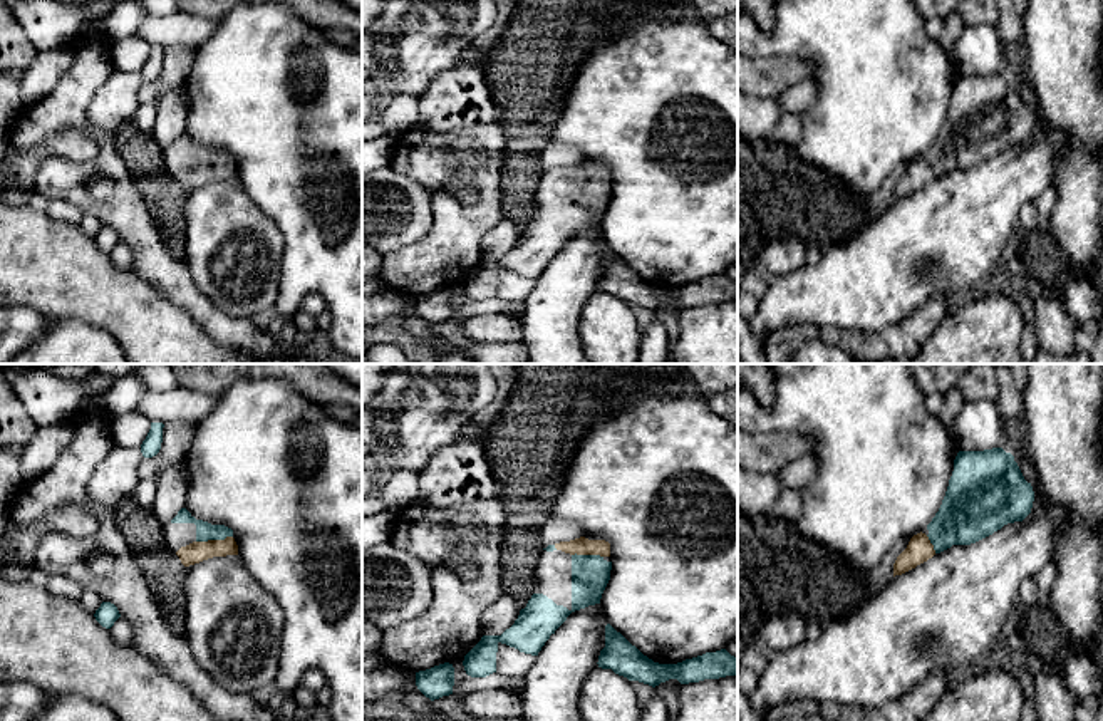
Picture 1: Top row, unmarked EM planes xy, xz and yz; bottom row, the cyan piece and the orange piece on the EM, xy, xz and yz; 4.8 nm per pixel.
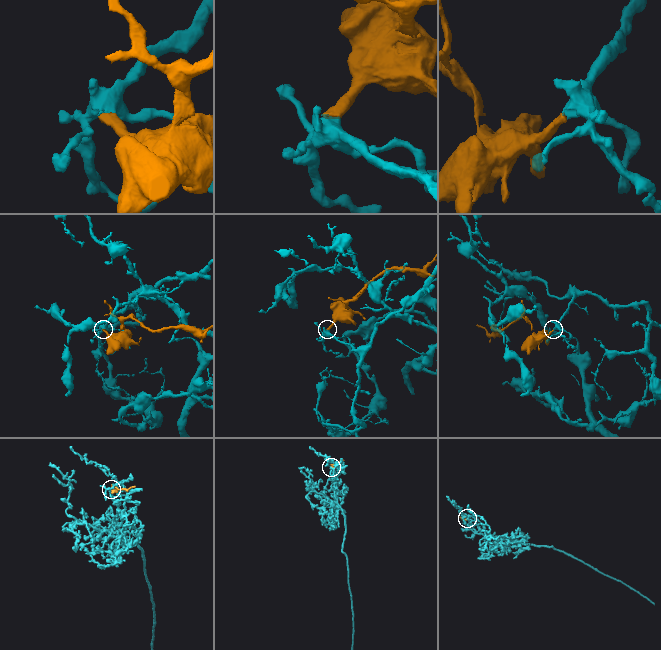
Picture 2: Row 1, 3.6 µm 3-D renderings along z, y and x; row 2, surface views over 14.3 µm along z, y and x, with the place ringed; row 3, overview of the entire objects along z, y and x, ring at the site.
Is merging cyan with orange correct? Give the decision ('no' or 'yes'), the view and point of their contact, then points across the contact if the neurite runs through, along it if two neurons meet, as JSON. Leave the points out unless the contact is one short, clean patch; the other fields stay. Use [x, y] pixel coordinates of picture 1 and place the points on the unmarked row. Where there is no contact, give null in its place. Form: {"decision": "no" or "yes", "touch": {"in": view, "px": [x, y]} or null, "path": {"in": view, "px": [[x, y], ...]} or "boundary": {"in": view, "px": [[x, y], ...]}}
{"decision": "yes", "touch": {"in": "xy", "px": [213, 163]}, "path": {"in": "xy", "px": [[205, 155], [213, 163], [195, 176]]}}

